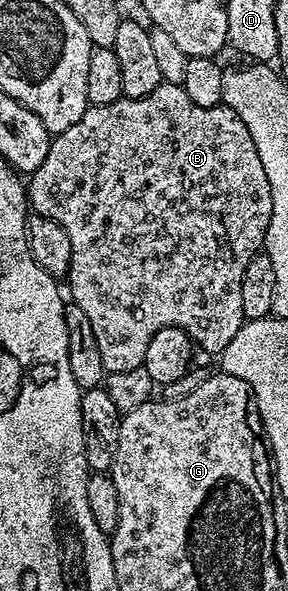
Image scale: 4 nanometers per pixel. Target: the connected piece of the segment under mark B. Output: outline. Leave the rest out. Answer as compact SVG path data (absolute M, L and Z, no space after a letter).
M165 83L158 85L152 95L144 95L140 99L123 97L111 105L90 105L80 123L72 123L68 131L57 134L51 140L44 163L29 174L28 205L33 212L60 223L60 227L68 231L68 239L72 243L72 263L68 274L70 293L74 296L71 298L92 322L92 332L96 334L100 359L107 374L145 366L148 343L152 343L152 335L161 329L183 329L197 348L199 345L204 352L214 355L222 354L224 347L232 343L232 335L240 331L242 322L246 320L240 299L240 283L244 279L244 267L248 267L251 259L266 244L268 223L272 219L272 191L268 175L264 175L264 163L260 163L256 143L252 143L252 135L248 135L248 127L244 127L244 119L240 119L240 115L227 105L200 107L188 99L180 85Z

